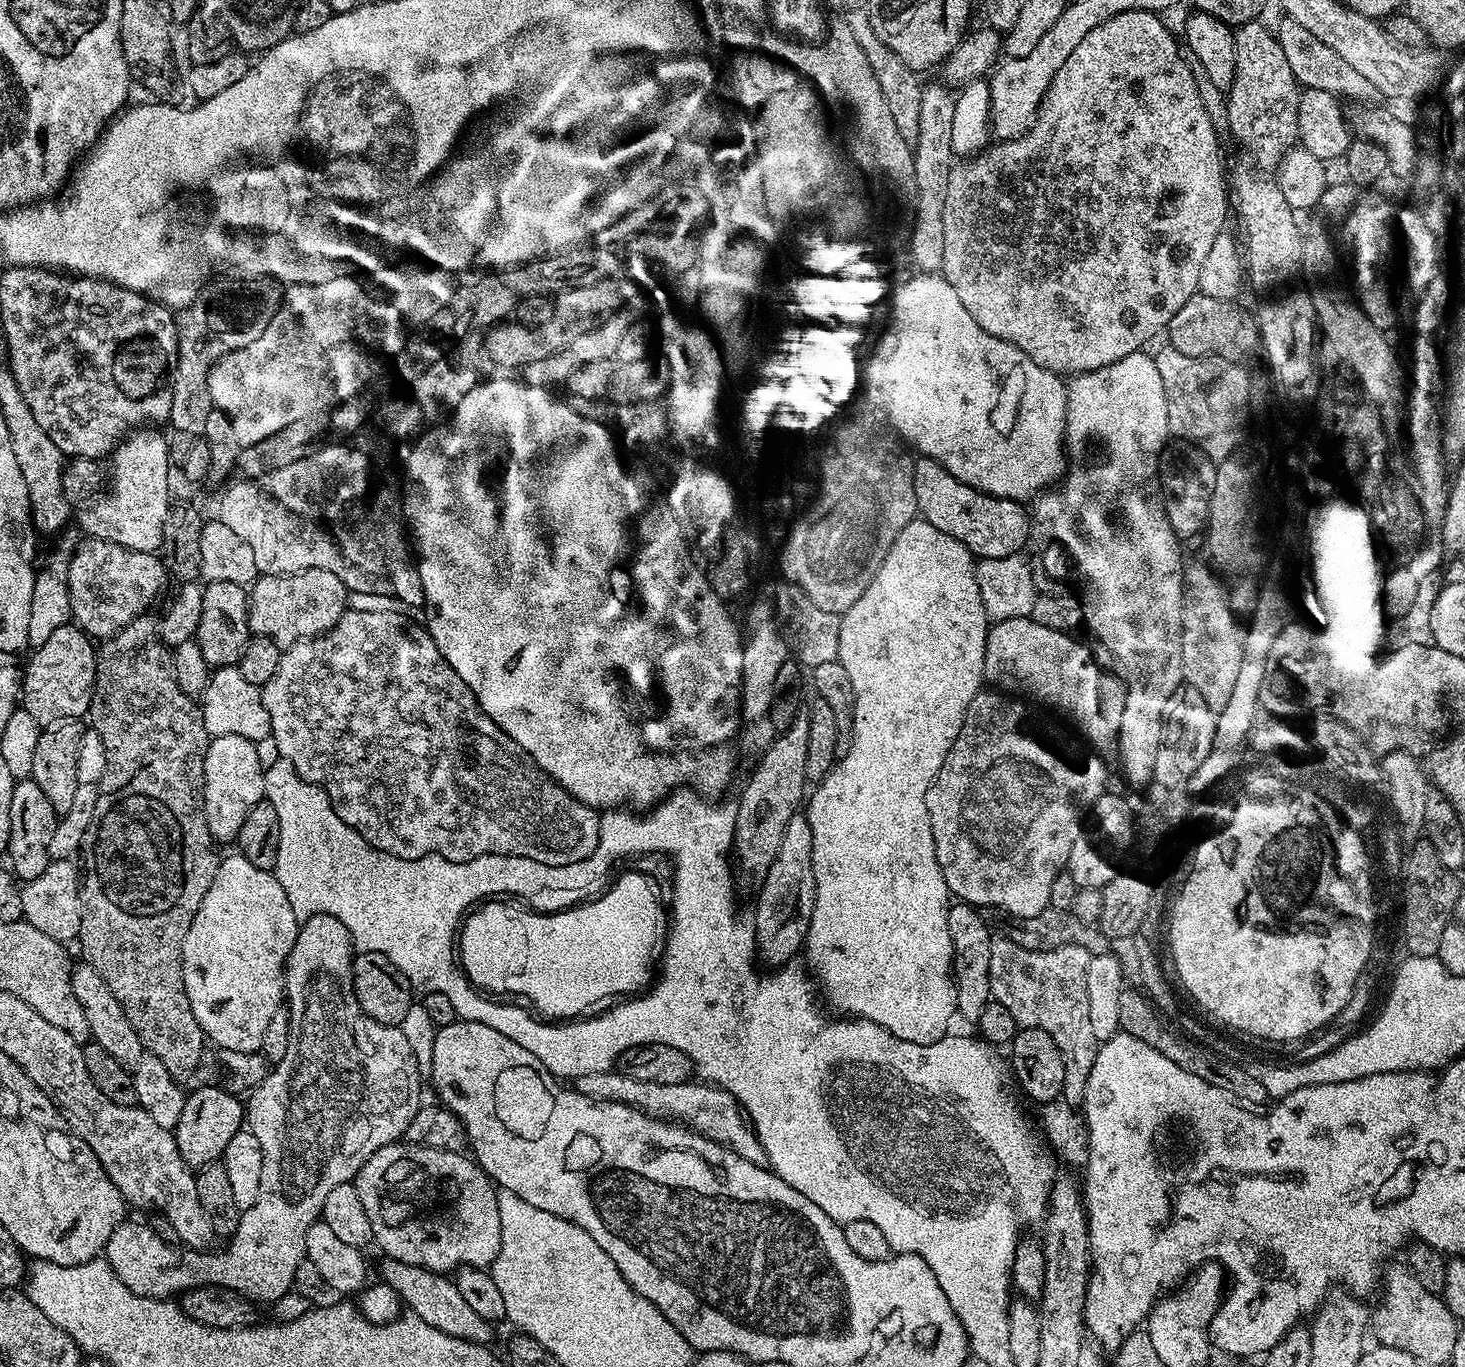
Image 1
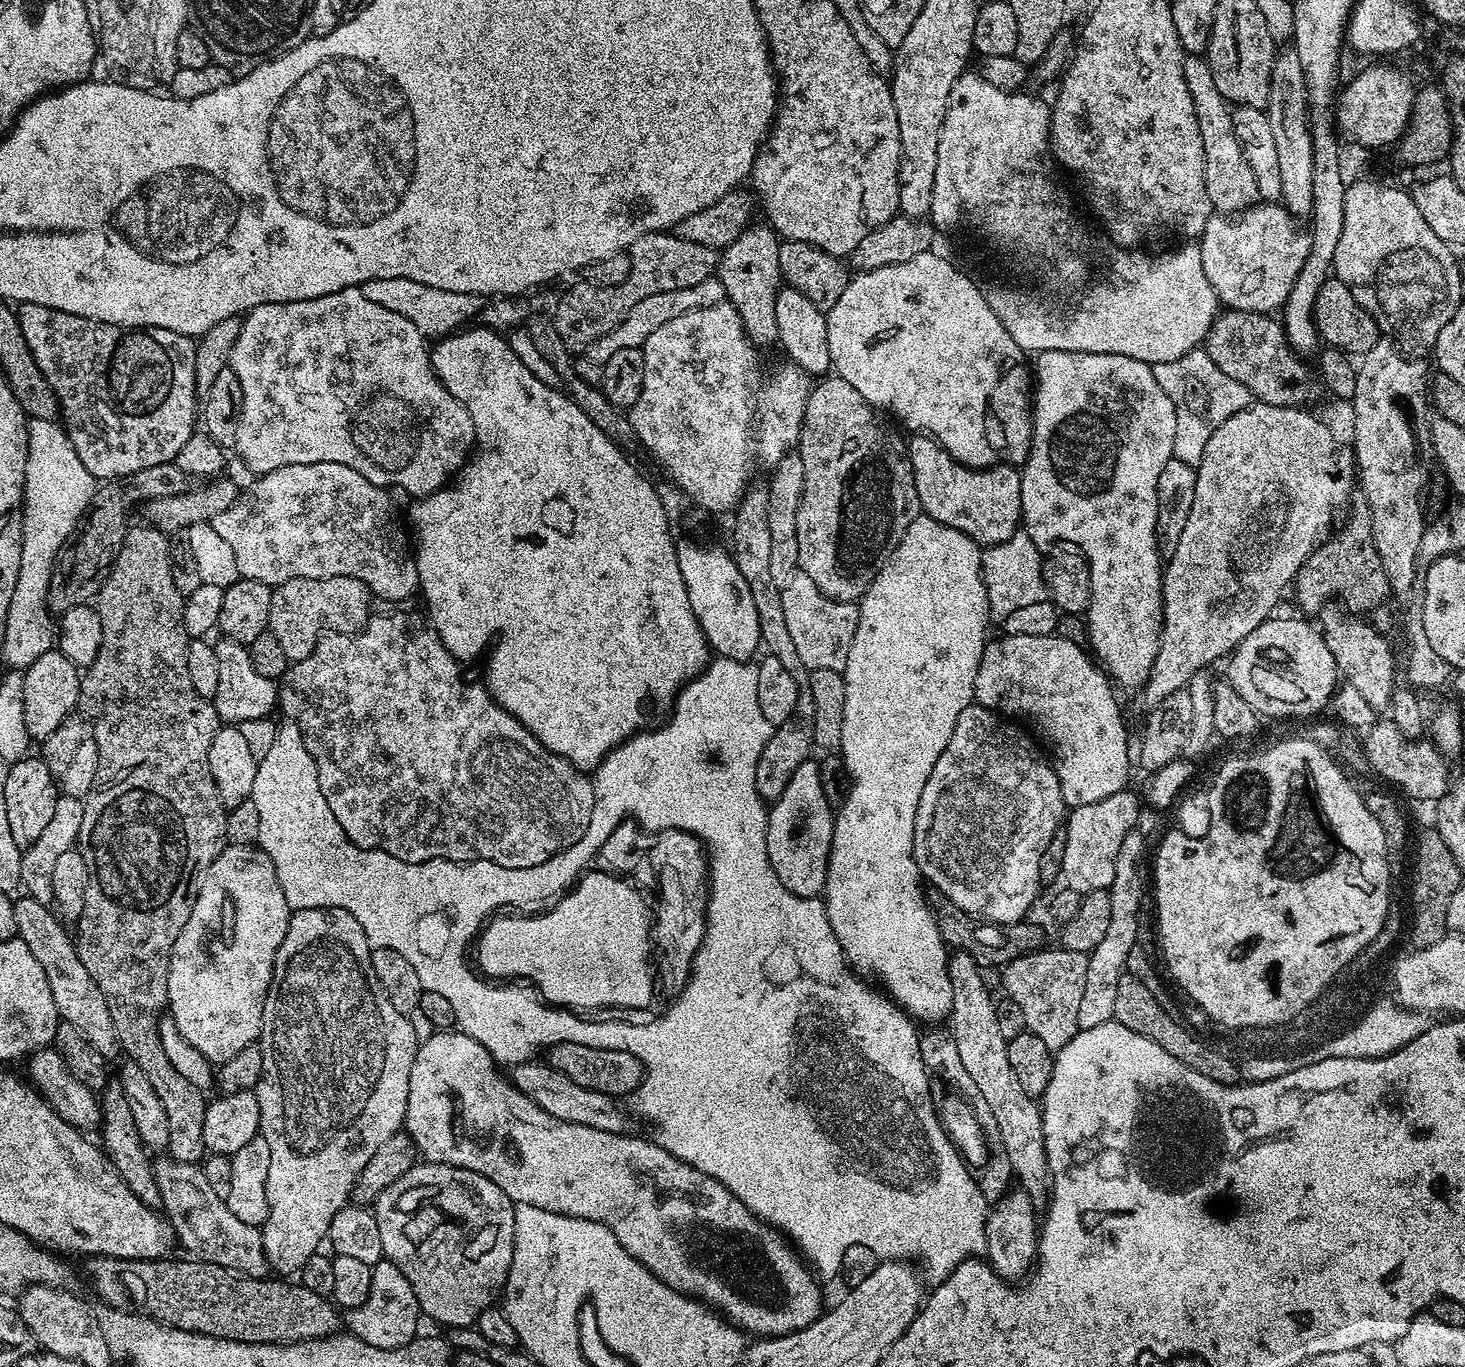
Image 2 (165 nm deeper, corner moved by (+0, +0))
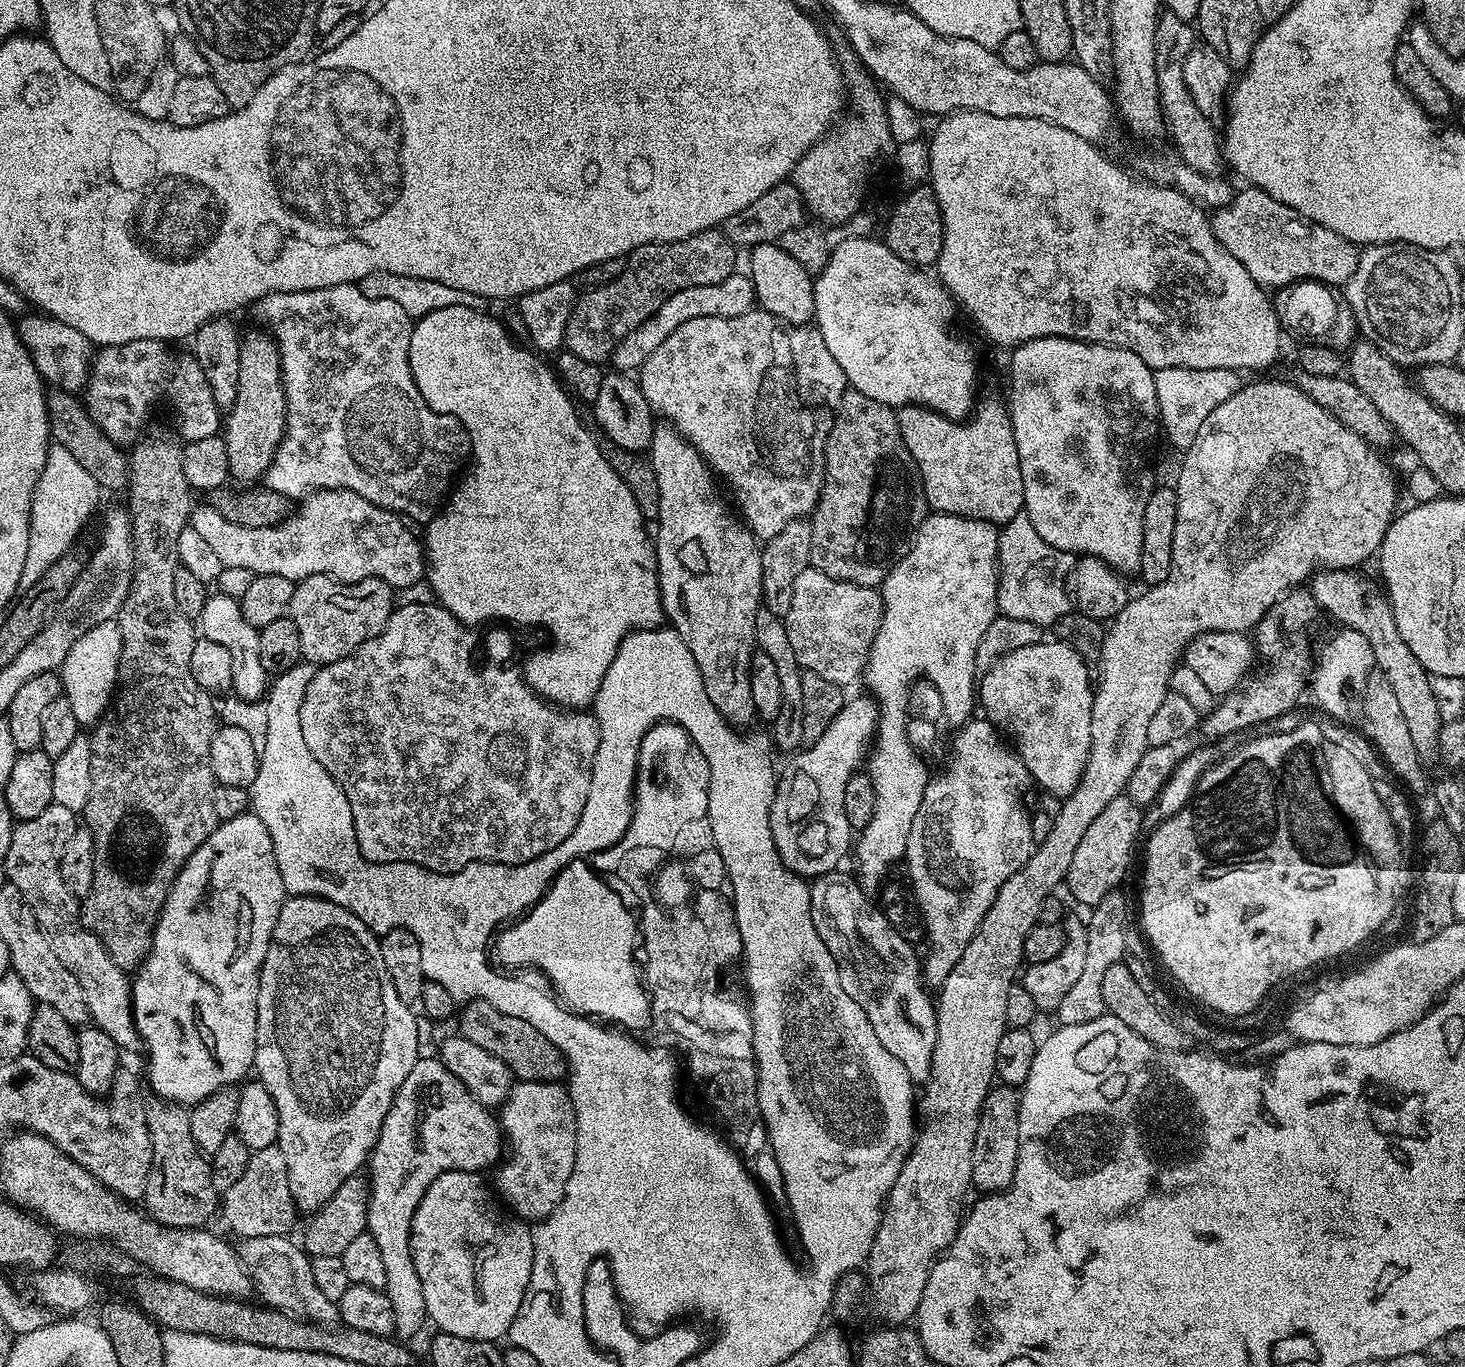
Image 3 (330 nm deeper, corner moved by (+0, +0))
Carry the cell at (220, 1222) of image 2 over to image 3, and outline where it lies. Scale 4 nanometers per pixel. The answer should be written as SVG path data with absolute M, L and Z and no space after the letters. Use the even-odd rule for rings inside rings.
M288 1236L241 1239L238 1244L240 1261L246 1274L252 1279L253 1289L260 1292L259 1299L267 1307L277 1308L282 1314L295 1320L311 1320L314 1324L336 1326L340 1324L337 1301L326 1298L314 1282L312 1262L299 1243ZM264 1299L264 1300L263 1300Z

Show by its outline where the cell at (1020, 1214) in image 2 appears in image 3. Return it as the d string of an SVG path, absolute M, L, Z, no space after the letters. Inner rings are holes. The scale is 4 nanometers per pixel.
M996 1086L989 1091L980 1108L978 1134L974 1138L972 1155L972 1183L984 1194L995 1194L1012 1187L1018 1162L1018 1114L1021 1093L1012 1086Z

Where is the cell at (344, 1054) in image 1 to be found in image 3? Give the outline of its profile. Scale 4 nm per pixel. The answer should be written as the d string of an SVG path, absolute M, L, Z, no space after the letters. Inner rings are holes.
M288 896L282 910L278 914L278 922L274 926L274 934L270 946L266 950L266 958L260 967L260 989L258 990L258 1022L256 1023L256 1063L254 1072L259 1083L266 1086L274 1106L278 1110L278 1134L276 1144L282 1150L282 1158L286 1158L290 1194L301 1213L311 1214L319 1210L346 1182L346 1178L357 1175L367 1165L369 1156L376 1149L378 1134L382 1130L382 1122L394 1102L396 1092L406 1082L406 1074L414 1070L416 1061L421 1059L422 1047L418 1042L417 1013L409 1005L398 998L398 990L394 990L394 982L390 982L390 974L386 974L386 962L382 962L382 950L377 933L372 932L362 918L358 918L350 910L338 906L329 900L317 896Z

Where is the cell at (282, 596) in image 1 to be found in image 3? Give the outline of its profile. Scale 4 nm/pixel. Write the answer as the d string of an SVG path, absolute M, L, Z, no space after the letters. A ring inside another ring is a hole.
M308 576L299 581L294 598L290 598L287 616L298 626L301 657L313 666L333 664L346 658L386 626L394 607L392 596L394 589L374 578L353 584L345 584L332 576Z

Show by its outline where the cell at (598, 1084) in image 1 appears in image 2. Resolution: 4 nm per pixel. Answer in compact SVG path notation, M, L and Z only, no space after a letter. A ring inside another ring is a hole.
M531 1059L523 1064L511 1065L510 1079L517 1090L526 1094L526 1098L533 1100L542 1110L546 1110L546 1114L554 1114L554 1118L562 1118L562 1122L594 1126L607 1132L625 1131L624 1116L616 1109L617 1101L613 1097L598 1090L586 1090L578 1086L578 1082L570 1082L566 1074L554 1070L547 1062L536 1063L535 1059Z

